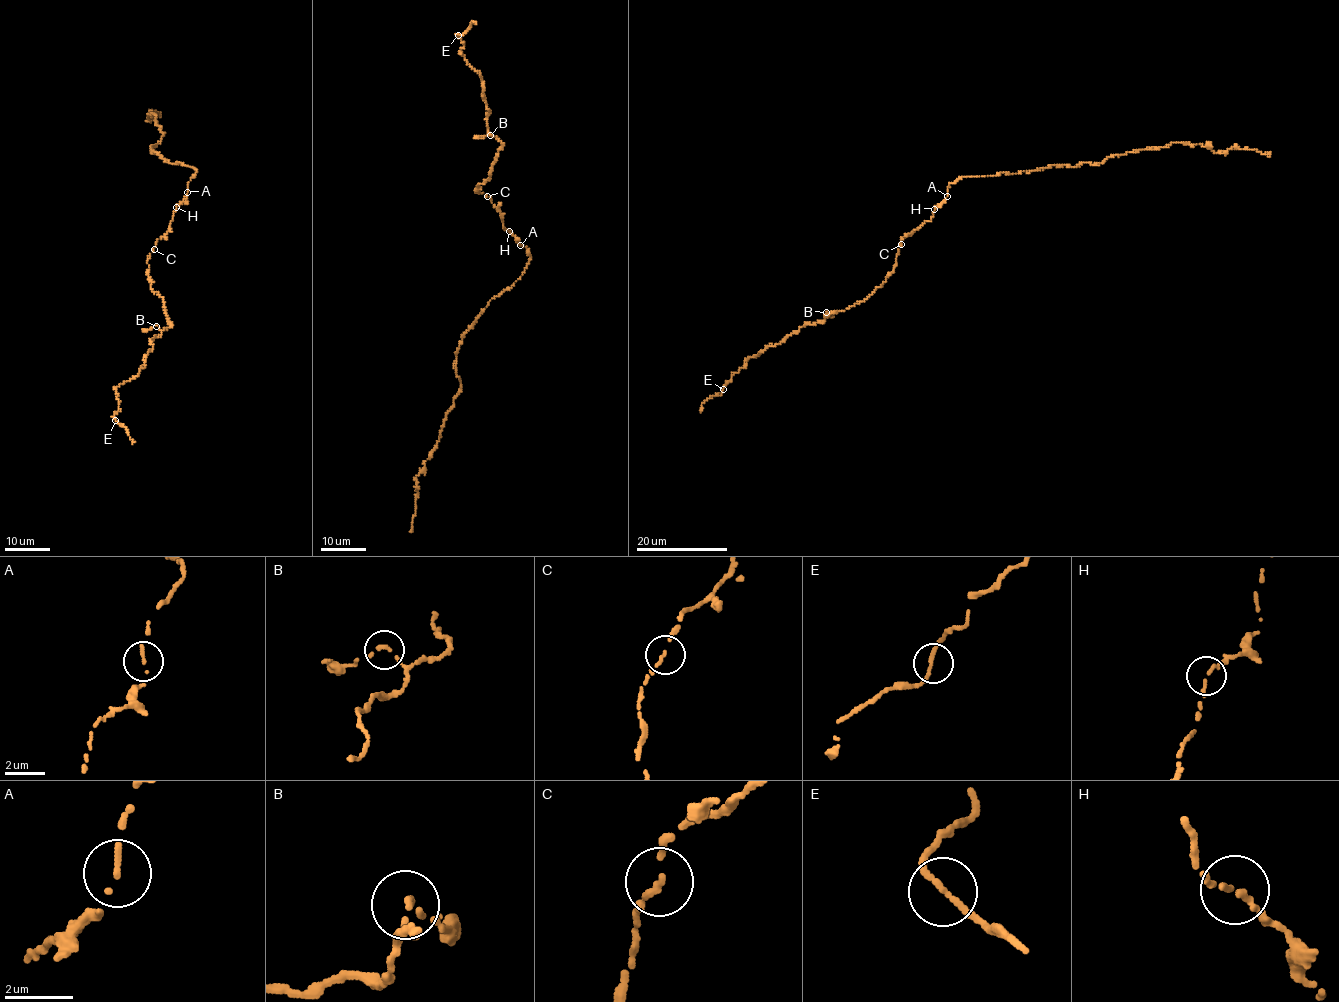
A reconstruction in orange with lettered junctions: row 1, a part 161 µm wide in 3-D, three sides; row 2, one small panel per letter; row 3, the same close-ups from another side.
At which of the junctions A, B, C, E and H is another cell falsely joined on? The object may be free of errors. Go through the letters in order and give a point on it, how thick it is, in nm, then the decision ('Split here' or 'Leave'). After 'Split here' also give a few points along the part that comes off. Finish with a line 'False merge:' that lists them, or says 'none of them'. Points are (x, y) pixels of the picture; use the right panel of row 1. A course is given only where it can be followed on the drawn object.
A: Place: (947, 196). Thickness 190 nm. Leave
B: Place: (826, 312). Thickness 220 nm. Leave
C: Place: (901, 244). Thickness 160 nm. Leave
E: Place: (723, 389). Thickness 180 nm. Leave
H: Place: (934, 209). Thickness 240 nm. Leave
False merge: none of them

